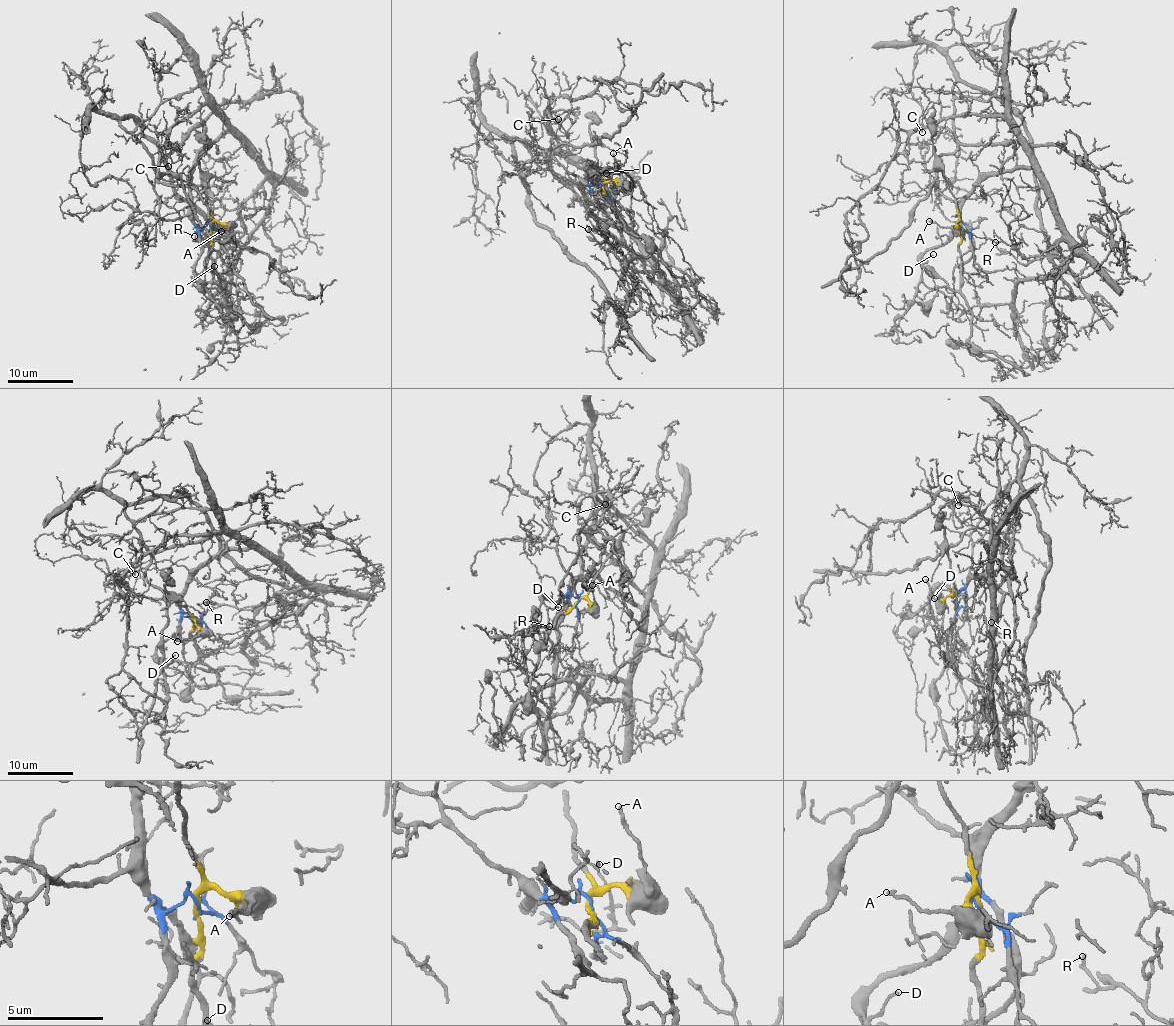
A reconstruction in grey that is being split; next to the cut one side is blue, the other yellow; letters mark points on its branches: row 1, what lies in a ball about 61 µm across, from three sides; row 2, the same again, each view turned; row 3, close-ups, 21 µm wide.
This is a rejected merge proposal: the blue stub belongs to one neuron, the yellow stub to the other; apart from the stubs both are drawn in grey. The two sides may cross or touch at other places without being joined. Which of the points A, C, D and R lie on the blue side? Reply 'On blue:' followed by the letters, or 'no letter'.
On blue: C, D, R

